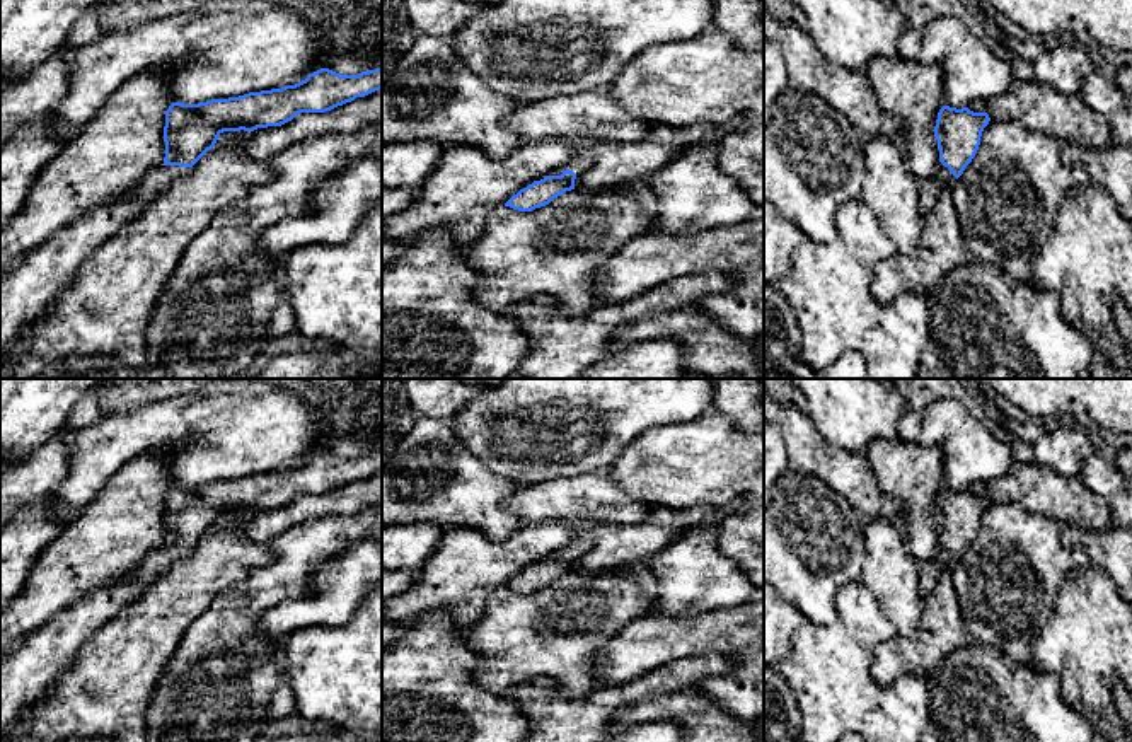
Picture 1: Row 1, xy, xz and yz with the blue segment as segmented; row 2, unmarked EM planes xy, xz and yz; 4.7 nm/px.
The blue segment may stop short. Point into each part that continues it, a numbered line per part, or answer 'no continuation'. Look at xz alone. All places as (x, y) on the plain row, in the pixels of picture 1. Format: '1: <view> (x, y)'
1: xz (582, 544)

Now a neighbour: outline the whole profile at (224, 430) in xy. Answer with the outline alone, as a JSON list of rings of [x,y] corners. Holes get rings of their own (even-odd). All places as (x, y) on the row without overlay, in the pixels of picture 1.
[[[220,379],[188,394],[102,414],[89,426],[72,428],[66,438],[70,471],[49,491],[56,519],[68,524],[113,474],[145,454],[167,457],[172,484],[198,486],[295,467],[307,461],[326,428],[326,408],[263,379]]]

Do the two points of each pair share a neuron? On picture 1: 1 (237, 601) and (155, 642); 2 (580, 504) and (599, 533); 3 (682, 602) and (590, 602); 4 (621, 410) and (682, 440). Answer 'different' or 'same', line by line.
1: different
2: different
3: different
4: different

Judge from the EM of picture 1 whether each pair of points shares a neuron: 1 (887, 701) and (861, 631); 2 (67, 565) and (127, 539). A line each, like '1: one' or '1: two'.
1: one
2: one

